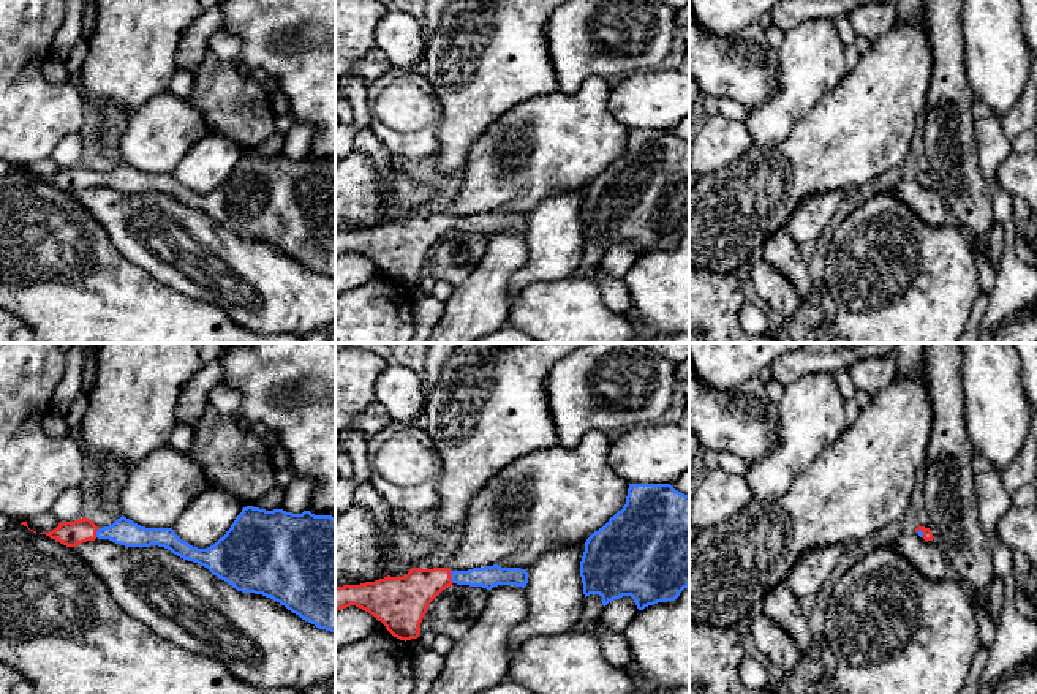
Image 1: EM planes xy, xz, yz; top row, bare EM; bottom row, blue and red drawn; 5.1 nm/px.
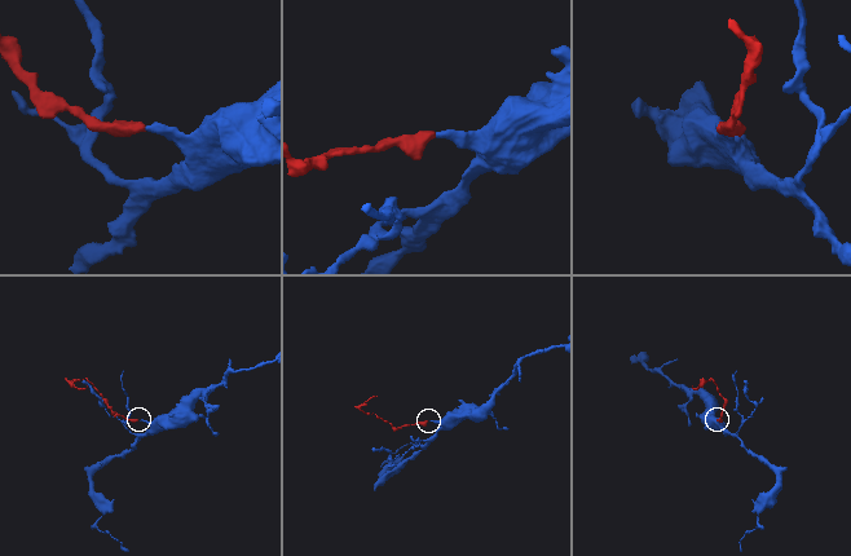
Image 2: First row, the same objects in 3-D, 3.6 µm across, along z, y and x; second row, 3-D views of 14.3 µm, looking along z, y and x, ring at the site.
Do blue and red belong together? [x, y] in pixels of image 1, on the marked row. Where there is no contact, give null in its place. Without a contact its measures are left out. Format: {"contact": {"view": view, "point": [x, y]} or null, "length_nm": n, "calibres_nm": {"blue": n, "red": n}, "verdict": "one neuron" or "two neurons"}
{"contact": {"view": "xz", "point": [451, 576]}, "length_nm": 70, "calibres_nm": {"blue": 110, "red": 220}, "verdict": "one neuron"}

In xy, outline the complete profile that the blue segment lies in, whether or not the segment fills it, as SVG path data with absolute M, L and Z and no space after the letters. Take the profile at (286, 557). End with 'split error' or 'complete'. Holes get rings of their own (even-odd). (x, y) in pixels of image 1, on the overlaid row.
M247 506L226 534L207 549L190 545L172 528L145 528L123 515L104 528L98 528L90 519L82 517L74 522L60 522L55 530L40 534L66 547L76 547L96 537L125 547L164 547L183 560L207 568L237 591L270 598L316 628L335 632L335 517L332 515L315 515L310 511L292 514L283 509L266 511Z | split error

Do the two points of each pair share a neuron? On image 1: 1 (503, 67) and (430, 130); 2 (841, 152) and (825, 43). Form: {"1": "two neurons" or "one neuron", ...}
{"1": "two neurons", "2": "two neurons"}

